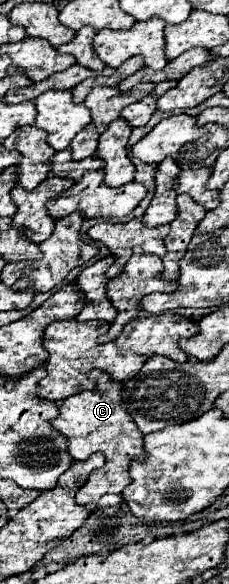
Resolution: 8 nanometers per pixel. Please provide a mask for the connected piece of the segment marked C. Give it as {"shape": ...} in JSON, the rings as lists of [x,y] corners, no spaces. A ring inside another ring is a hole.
{"shape":[[[105,381],[97,385],[91,391],[81,391],[77,395],[71,395],[61,403],[61,415],[51,421],[51,425],[63,433],[69,439],[69,455],[73,459],[87,459],[91,453],[101,451],[105,455],[105,465],[103,469],[97,471],[97,481],[87,481],[77,491],[75,501],[79,505],[85,505],[89,509],[97,507],[97,501],[107,495],[107,493],[121,493],[129,483],[129,467],[131,461],[135,459],[145,459],[145,449],[143,449],[143,433],[135,429],[135,423],[131,421],[131,415],[127,415],[127,409],[121,399],[121,389],[123,385],[119,381]]]}

